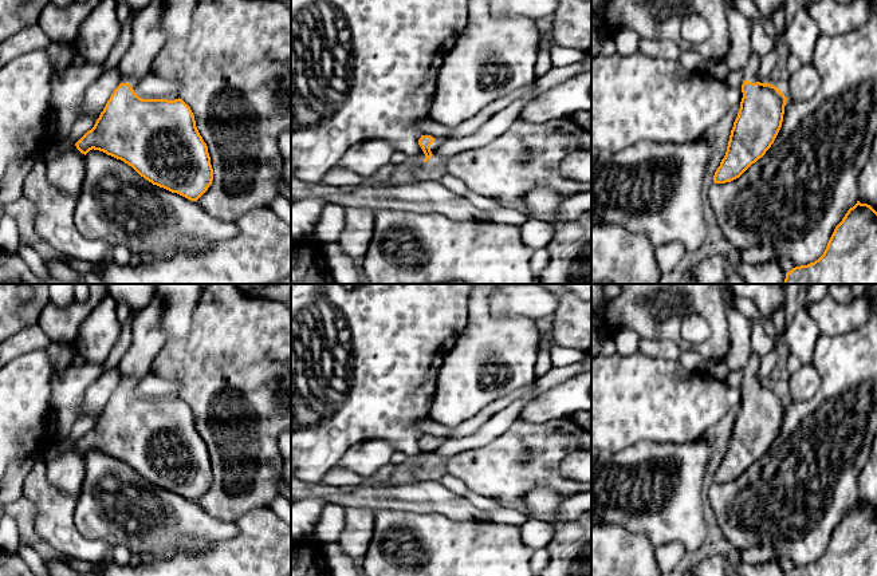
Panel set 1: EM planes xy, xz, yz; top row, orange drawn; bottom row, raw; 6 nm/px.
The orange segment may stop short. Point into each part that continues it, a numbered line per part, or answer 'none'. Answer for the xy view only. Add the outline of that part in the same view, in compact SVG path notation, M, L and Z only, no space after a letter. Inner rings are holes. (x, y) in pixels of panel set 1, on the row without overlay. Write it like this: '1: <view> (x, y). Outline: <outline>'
1: xy (148, 339). Outline: M154 296L131 321L131 346L117 367L121 383L129 383L133 390L150 372L154 358L168 340L161 328L161 316L161 300Z

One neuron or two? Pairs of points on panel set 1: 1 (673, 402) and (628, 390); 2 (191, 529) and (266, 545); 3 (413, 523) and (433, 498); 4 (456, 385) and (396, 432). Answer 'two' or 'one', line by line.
1: one
2: two
3: two
4: two

